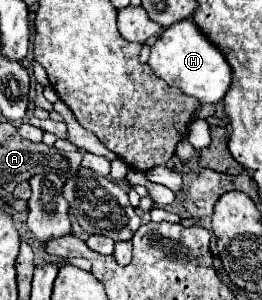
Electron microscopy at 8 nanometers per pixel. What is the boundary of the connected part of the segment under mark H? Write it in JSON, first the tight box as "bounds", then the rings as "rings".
{"bounds":[148,19,232,103],"rings":[[[184,19],[164,29],[162,37],[152,45],[148,65],[168,85],[176,85],[200,103],[218,103],[232,85],[232,67],[226,61],[224,53],[190,19]]]}

